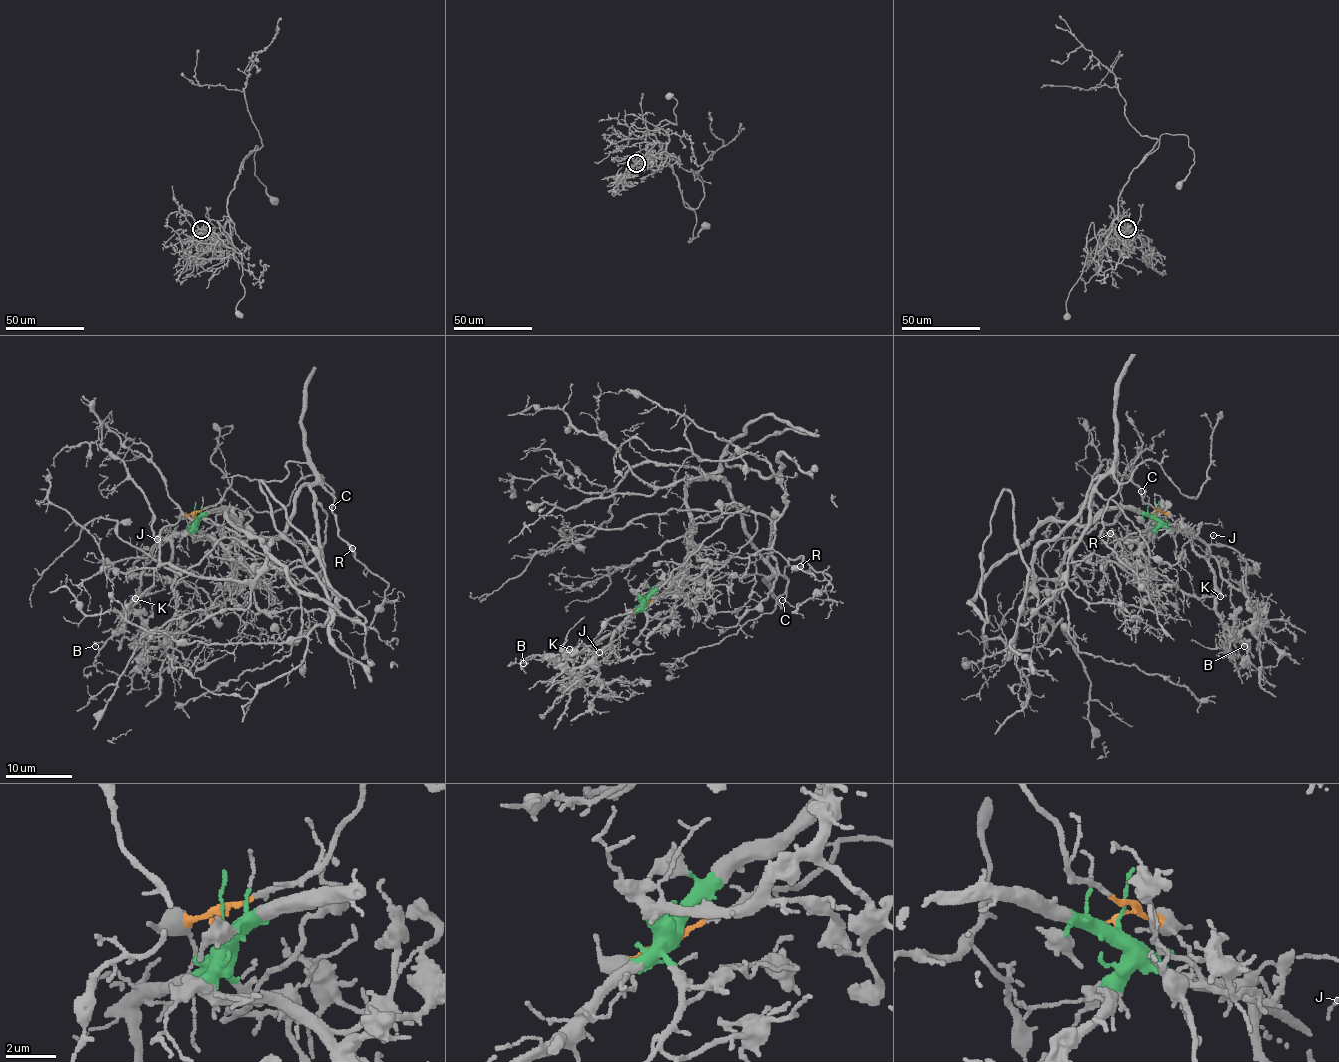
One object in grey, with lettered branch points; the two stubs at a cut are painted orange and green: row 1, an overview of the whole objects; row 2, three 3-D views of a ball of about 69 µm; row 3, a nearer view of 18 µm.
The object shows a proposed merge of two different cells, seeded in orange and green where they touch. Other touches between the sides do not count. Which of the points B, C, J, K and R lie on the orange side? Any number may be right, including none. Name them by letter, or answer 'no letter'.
C, R

